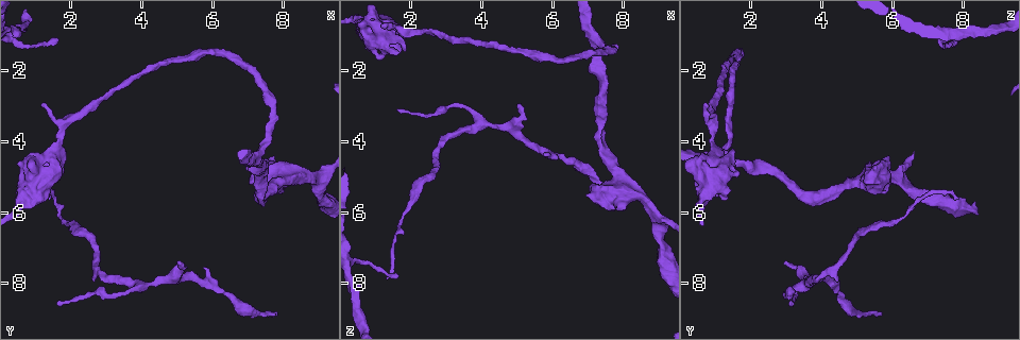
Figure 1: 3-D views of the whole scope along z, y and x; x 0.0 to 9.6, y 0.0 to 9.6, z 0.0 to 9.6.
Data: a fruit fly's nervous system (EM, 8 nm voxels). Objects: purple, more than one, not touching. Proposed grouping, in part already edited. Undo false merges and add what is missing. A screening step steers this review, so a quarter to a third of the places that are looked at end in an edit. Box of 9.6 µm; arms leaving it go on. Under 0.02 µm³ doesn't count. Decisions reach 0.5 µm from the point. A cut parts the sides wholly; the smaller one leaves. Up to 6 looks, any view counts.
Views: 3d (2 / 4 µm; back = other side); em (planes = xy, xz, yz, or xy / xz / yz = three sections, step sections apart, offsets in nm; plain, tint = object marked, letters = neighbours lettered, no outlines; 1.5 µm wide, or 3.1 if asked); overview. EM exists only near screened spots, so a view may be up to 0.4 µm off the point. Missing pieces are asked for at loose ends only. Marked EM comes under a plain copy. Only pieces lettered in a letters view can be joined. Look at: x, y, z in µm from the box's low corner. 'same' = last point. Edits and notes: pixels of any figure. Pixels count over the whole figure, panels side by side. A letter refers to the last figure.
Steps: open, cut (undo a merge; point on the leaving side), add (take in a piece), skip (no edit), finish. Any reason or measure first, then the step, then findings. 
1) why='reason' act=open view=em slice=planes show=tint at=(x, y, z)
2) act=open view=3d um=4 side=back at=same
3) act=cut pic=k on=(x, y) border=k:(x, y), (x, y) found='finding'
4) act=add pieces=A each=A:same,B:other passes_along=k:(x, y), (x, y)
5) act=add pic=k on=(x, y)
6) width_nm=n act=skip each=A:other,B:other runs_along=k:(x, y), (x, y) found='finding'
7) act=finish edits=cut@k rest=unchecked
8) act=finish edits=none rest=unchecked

why='thin end' act=open view=em slice=planes show=letters at=(1.65, 1.15, 7.70)

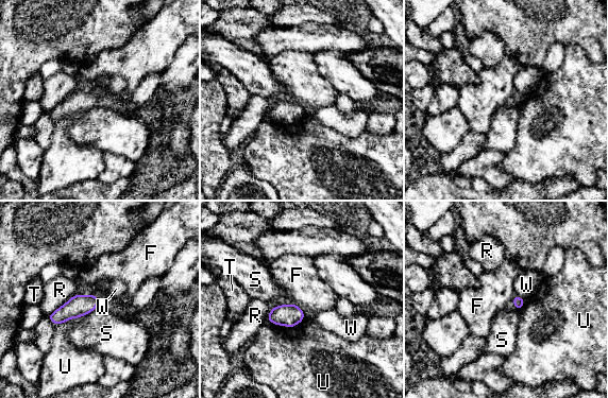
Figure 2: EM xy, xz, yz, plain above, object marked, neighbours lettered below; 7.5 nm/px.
width_nm=80 act=skip each=F:other,R:other,S:other,T:other,U:other,W:other border=2:(93, 293), (100, 298) found='none of them fits'

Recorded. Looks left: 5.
act=open view=3d um=2 side=back at=(1.20, 2.95, 0.70)

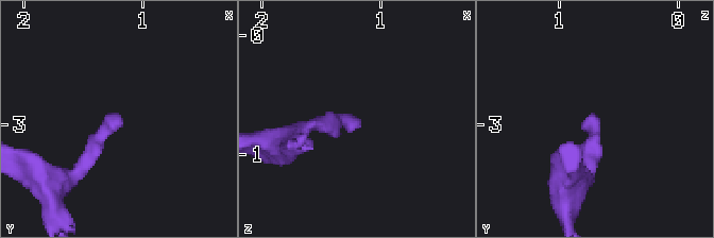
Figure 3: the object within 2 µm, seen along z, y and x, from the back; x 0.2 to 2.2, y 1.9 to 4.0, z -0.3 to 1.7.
why='shape alone is not enough' act=open view=em slice=planes show=letters at=(1.22, 2.92, 0.76)

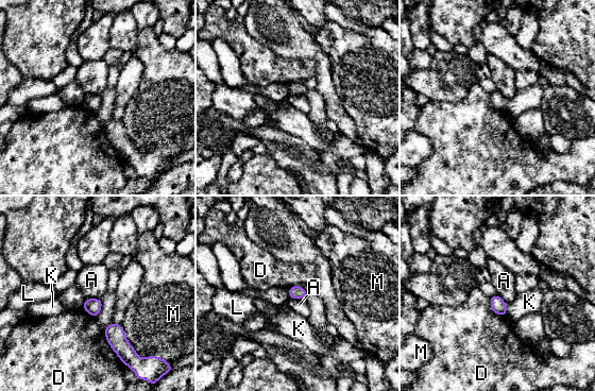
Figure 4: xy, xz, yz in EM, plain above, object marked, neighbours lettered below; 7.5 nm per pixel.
width_nm=100 longest_contact=D:300nm act=skip each=A:other,D:other,K:other,L:other,M:other found='none of them fits'

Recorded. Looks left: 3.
why='thin end' act=open view=em slice=planes show=letters at=(7.80, 8.80, 5.65)

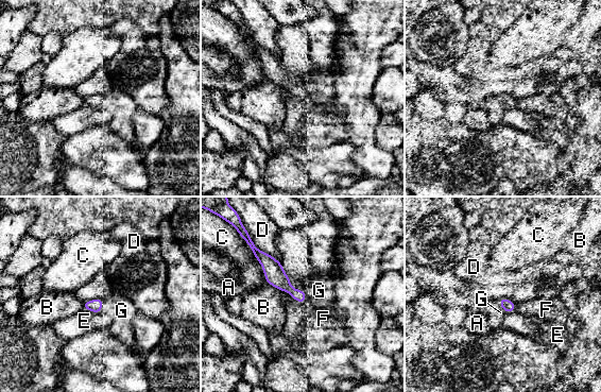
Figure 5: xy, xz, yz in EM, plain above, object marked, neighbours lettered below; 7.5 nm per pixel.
act=add pieces=G each=A:other,B:other,C:other,D:other,E:other,F:other,G:same found='it goes on there'

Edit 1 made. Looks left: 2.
act=finish edits=add@5 rest=unchecked

